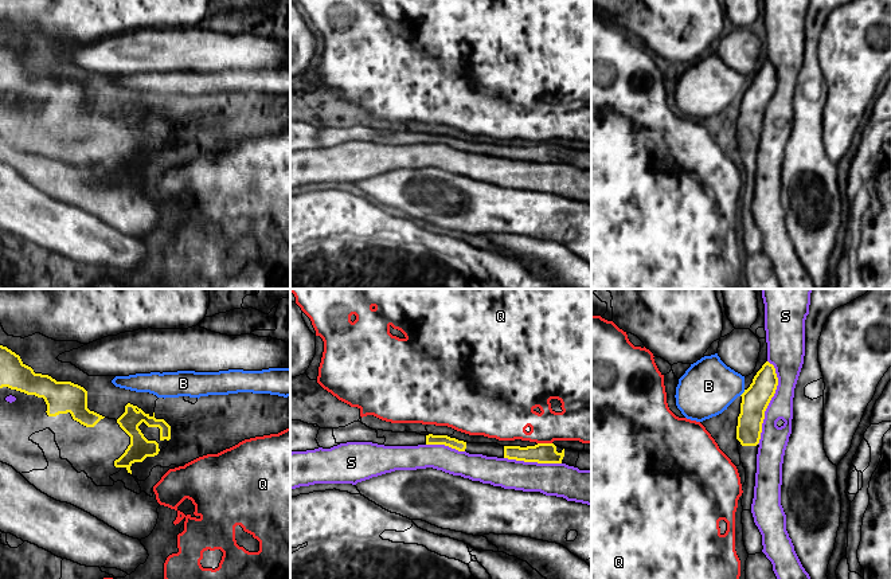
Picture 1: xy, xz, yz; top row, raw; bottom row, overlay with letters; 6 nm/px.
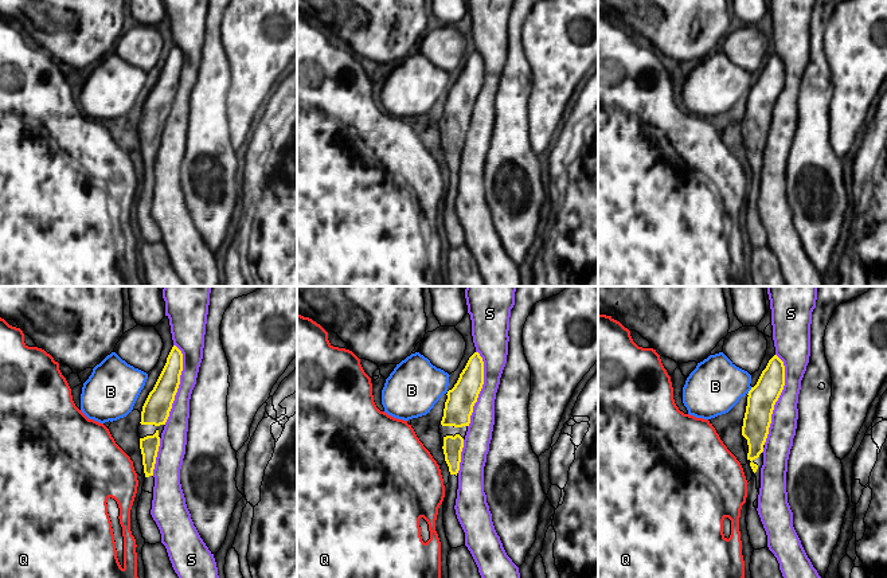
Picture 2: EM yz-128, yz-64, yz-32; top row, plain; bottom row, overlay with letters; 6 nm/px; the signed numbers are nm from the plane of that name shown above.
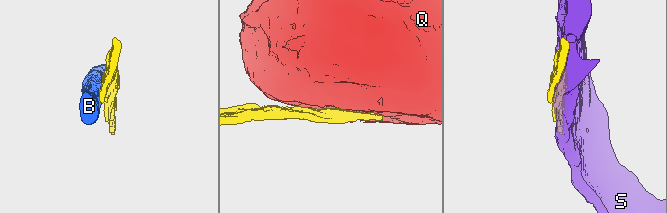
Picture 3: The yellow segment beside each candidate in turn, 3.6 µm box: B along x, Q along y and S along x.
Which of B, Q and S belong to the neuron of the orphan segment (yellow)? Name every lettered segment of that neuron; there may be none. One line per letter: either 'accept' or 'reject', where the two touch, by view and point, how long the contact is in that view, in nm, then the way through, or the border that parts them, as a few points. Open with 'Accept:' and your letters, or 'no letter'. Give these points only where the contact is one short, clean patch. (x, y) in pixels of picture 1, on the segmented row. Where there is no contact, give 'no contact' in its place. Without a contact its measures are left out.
Accept: no letter
B: reject; meets yellow in yz at (743, 392); contact 50 nm long; border along yz (745, 390), (739, 395)
Q: reject; meets yellow in xz at (544, 443); contact 90 nm long
S: reject; meets yellow in yz at (769, 402); contact 500 nm long

